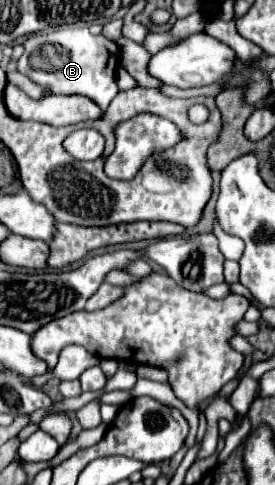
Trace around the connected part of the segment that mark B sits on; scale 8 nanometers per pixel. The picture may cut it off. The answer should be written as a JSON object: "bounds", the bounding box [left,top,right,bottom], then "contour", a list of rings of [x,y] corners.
{"bounds":[18,27,120,111],"contour":[[[58,27],[52,35],[30,35],[24,43],[24,53],[18,59],[18,71],[36,83],[50,85],[54,93],[86,95],[100,103],[104,111],[116,97],[116,67],[120,61],[120,47],[104,35],[92,35],[86,27]]]}

